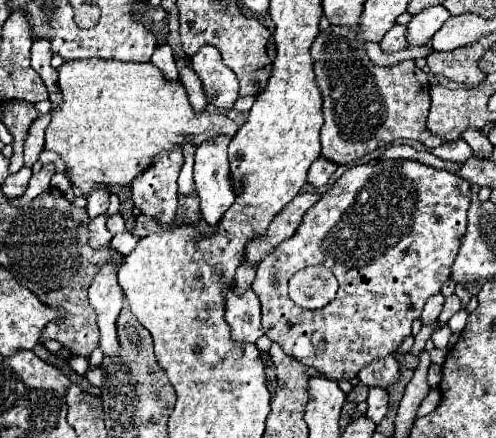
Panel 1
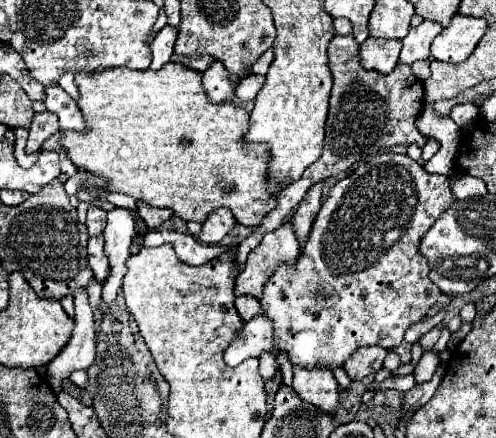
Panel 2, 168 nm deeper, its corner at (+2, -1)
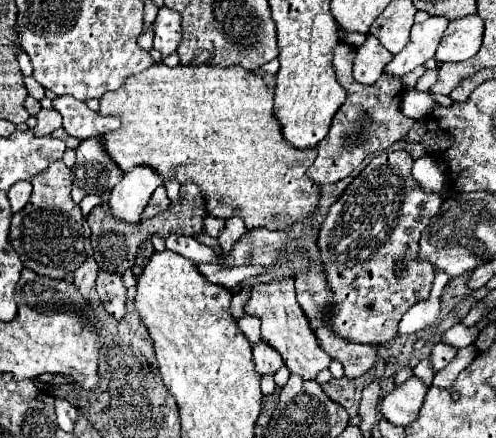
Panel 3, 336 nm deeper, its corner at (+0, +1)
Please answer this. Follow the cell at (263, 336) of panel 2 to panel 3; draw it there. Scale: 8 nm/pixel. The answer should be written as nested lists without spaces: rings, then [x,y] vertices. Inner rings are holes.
[[[260,340],[254,346],[254,364],[260,376],[268,376],[268,374],[276,374],[284,362],[282,362],[282,356],[274,348],[270,348],[266,342]]]

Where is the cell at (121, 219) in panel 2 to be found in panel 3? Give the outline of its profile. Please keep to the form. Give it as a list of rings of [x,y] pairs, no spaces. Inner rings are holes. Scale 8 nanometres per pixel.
[[[134,166],[134,170],[126,172],[118,186],[112,188],[108,202],[112,214],[128,224],[140,222],[140,214],[158,186],[162,186],[162,178],[158,178],[154,168]]]

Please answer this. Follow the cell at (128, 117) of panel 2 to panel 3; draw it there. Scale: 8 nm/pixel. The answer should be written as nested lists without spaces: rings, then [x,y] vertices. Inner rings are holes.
[[[152,64],[148,70],[130,76],[126,80],[126,86],[122,86],[118,92],[106,92],[100,98],[100,114],[108,114],[108,116],[118,116],[122,120],[120,130],[110,132],[104,136],[106,142],[106,150],[112,156],[112,160],[122,168],[122,172],[130,172],[136,164],[146,164],[152,166],[162,180],[170,180],[176,178],[180,184],[184,184],[186,180],[194,180],[202,192],[206,192],[206,208],[212,216],[216,218],[242,218],[248,230],[254,228],[268,228],[268,230],[282,230],[286,226],[292,226],[294,222],[304,220],[306,216],[312,216],[318,210],[318,200],[320,200],[320,184],[316,184],[314,180],[310,180],[306,176],[308,166],[314,162],[318,148],[316,150],[298,150],[294,146],[290,146],[284,138],[282,138],[282,130],[280,130],[280,122],[274,118],[274,88],[270,88],[264,78],[256,72],[248,72],[242,66],[234,66],[234,68],[220,68],[220,66],[176,66],[170,68],[166,64]]]

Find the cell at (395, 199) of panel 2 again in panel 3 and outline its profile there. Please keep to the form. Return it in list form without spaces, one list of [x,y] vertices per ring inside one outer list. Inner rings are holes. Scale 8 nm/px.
[[[406,150],[384,152],[352,180],[352,184],[344,190],[340,200],[330,208],[320,236],[320,260],[326,270],[326,282],[334,294],[336,304],[332,312],[328,312],[328,322],[334,332],[346,340],[360,344],[382,344],[392,340],[398,334],[400,318],[420,300],[426,300],[432,290],[434,266],[430,262],[416,260],[418,258],[418,240],[422,230],[428,226],[430,218],[440,210],[440,196],[426,194],[412,180],[412,156]],[[402,258],[406,262],[404,274],[394,272],[394,262]]]

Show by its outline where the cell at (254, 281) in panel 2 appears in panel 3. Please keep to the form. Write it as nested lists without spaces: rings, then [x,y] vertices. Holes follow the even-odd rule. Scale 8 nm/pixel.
[[[294,280],[290,282],[272,282],[260,284],[250,292],[250,300],[246,304],[246,312],[254,314],[262,320],[262,338],[268,346],[274,346],[278,354],[282,354],[284,364],[292,374],[298,374],[302,380],[314,380],[316,374],[330,364],[330,356],[318,346],[314,332],[308,326],[308,318],[296,302]]]

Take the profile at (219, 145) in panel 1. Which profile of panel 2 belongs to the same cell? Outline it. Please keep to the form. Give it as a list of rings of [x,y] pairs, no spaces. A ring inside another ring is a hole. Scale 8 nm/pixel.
[[[218,208],[216,212],[212,212],[208,220],[204,220],[202,232],[198,238],[204,244],[218,244],[234,228],[234,224],[236,224],[236,218],[232,216],[232,212],[226,208]]]

